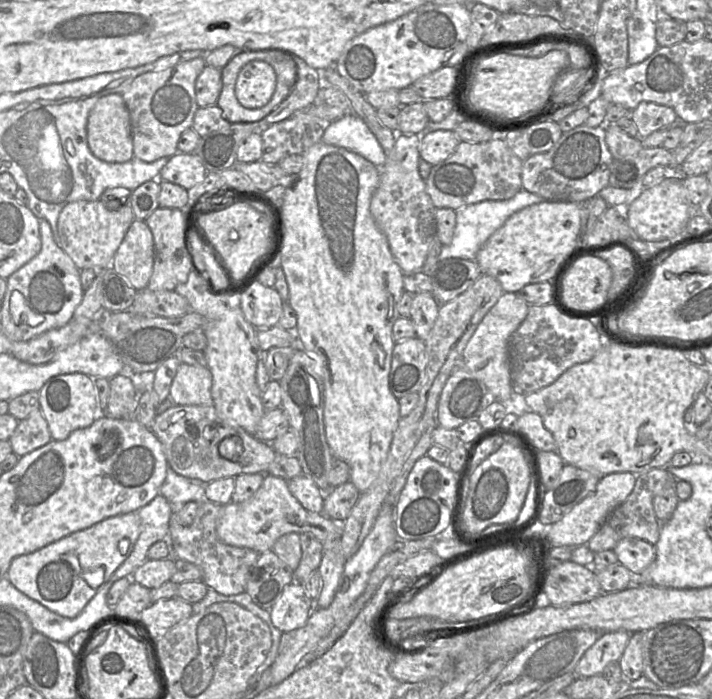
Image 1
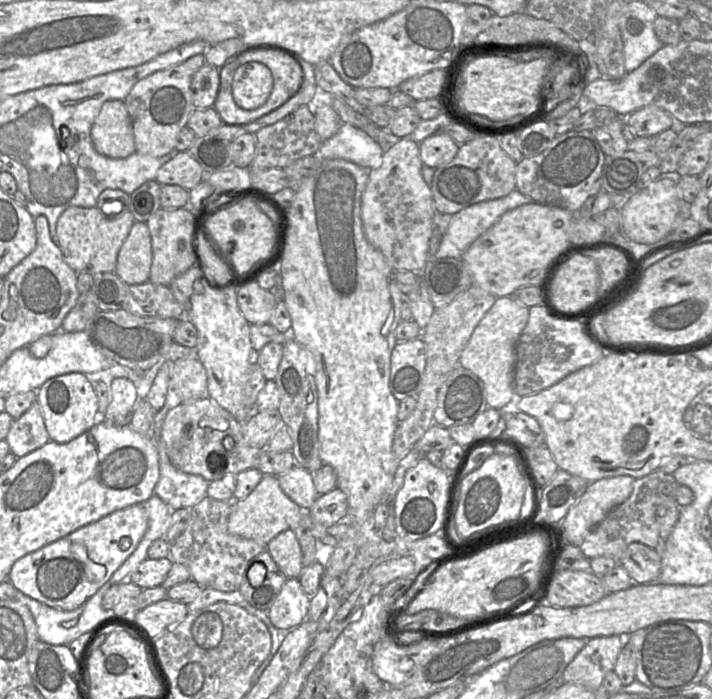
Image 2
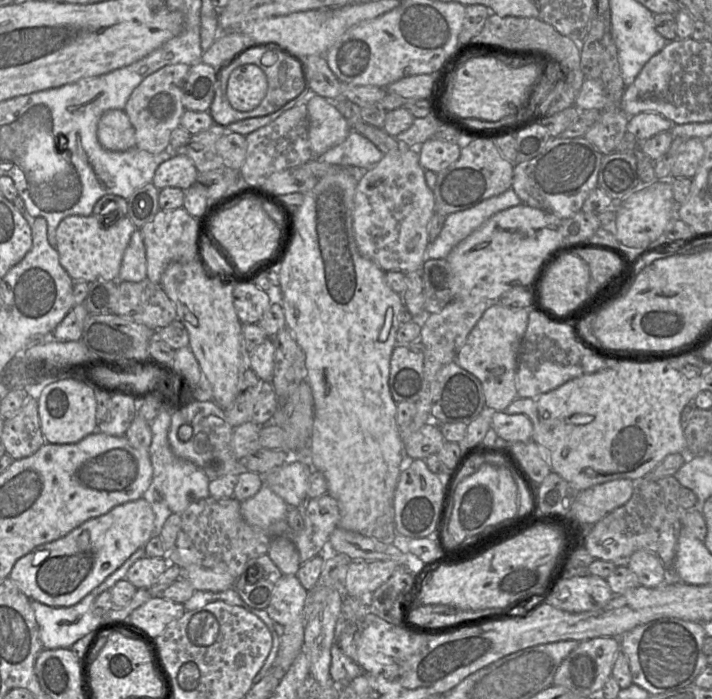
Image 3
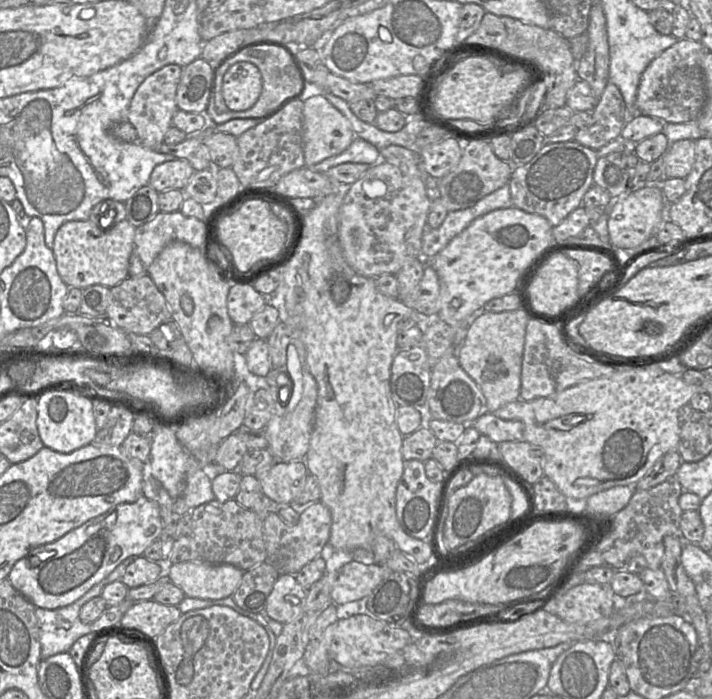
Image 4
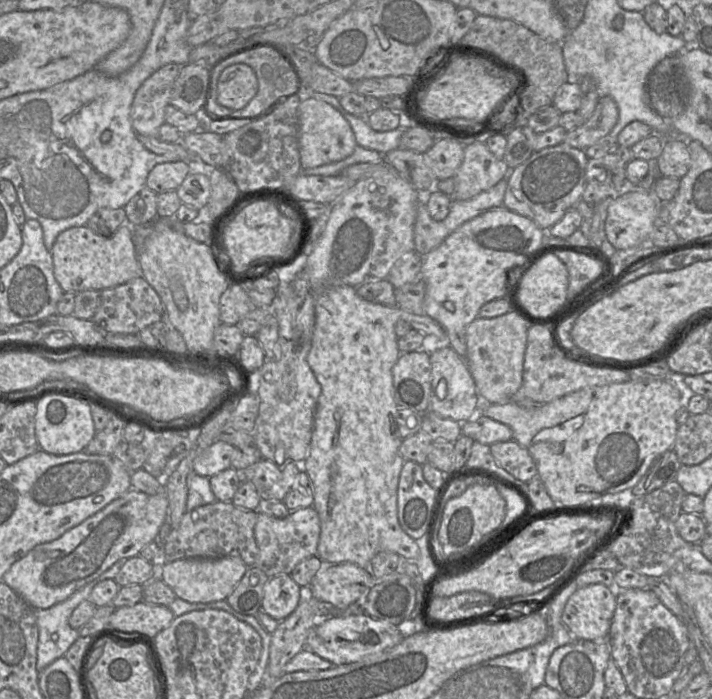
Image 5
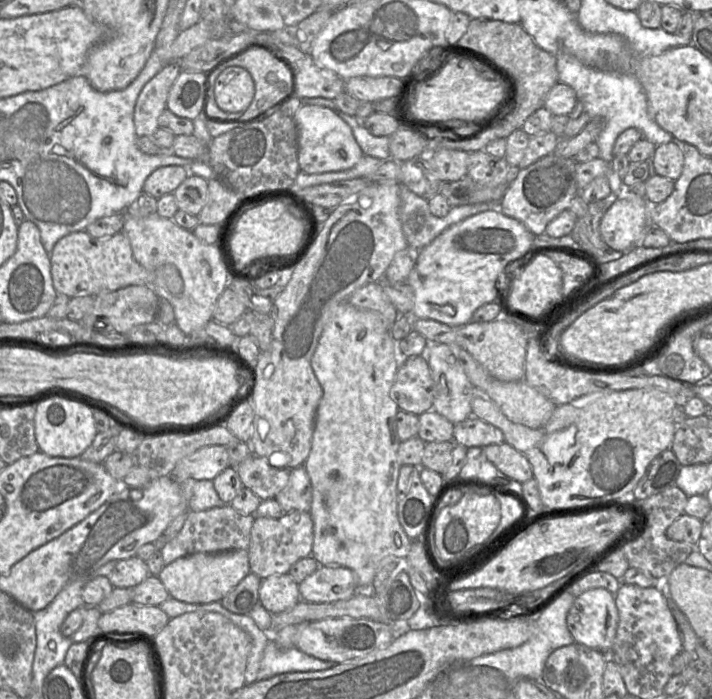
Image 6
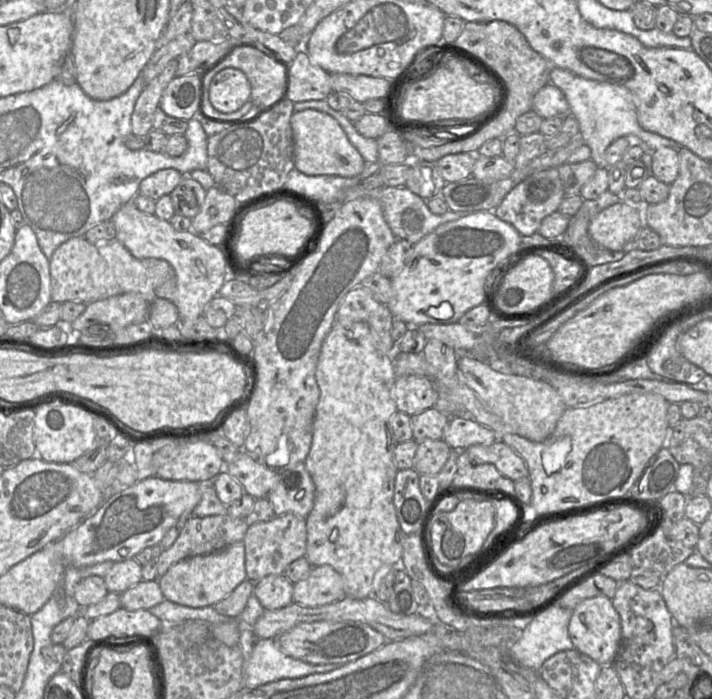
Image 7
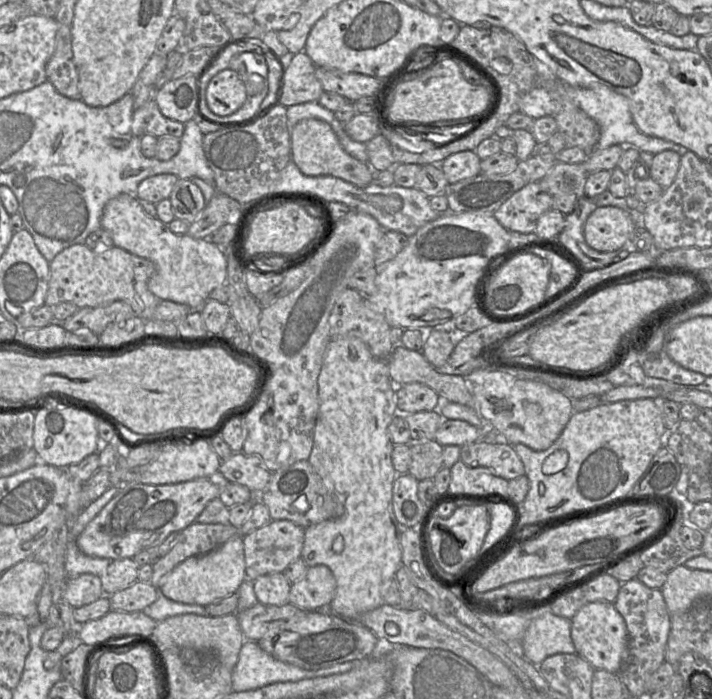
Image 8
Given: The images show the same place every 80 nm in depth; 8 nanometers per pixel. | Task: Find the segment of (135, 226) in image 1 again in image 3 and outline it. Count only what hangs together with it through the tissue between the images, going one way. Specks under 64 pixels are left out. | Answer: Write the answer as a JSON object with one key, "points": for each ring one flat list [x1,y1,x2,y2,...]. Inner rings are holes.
{"points":[[140,229,132,233,123,254,117,281,140,282,147,278,146,250]]}

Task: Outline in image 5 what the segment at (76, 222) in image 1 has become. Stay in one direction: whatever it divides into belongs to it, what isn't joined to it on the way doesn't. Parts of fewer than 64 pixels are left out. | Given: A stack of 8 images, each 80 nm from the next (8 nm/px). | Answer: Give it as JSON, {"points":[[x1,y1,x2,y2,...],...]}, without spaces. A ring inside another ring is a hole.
{"points":[[128,223,110,237,97,235,87,225,64,230,57,236,51,254,54,276,64,292,102,291,142,276,134,245,134,229]]}

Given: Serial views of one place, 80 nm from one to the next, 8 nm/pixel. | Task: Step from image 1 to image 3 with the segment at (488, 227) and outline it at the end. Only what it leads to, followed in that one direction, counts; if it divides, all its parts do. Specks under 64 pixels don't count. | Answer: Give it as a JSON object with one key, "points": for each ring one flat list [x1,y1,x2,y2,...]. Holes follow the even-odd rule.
{"points":[[510,187,475,206,446,216,438,237,429,243,426,259,446,259,452,249,499,211,521,204]]}

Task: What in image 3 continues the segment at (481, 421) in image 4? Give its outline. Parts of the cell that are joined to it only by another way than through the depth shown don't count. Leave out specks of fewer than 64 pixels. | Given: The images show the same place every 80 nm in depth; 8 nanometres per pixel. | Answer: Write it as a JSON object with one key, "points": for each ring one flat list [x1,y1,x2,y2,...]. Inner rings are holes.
{"points":[[495,411,491,418,491,428,507,443,532,440,533,424,526,415]]}

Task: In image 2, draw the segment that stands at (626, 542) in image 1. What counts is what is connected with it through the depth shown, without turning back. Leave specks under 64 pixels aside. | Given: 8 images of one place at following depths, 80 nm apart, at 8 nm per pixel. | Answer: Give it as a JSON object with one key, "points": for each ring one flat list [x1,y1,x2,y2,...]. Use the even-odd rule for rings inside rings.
{"points":[[633,542,627,546,618,564,628,572,633,583,651,583,659,578,661,555,656,549]]}

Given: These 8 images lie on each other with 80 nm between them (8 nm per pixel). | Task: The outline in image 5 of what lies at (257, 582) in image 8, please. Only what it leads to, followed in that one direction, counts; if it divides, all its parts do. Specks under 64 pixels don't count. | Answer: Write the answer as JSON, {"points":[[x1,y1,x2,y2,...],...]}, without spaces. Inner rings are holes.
{"points":[[290,574,270,577,264,586,262,610,280,622,297,609,305,597,305,590]]}

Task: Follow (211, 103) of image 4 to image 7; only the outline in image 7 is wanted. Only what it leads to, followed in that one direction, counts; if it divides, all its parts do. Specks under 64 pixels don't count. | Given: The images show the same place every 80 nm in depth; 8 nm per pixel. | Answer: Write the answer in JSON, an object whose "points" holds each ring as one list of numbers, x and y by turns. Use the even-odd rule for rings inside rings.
{"points":[[251,47,235,49,206,76,204,87,209,86,214,76,225,68,241,70,250,82,252,108,245,117,269,106,280,97,284,70,270,53]]}

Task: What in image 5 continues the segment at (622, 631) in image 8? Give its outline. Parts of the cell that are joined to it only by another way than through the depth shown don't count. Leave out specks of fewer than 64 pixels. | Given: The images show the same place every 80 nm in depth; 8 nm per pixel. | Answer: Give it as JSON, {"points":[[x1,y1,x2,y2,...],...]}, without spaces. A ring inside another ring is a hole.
{"points":[[604,584,578,588,568,599,562,622,574,639,605,640,616,610,616,590]]}

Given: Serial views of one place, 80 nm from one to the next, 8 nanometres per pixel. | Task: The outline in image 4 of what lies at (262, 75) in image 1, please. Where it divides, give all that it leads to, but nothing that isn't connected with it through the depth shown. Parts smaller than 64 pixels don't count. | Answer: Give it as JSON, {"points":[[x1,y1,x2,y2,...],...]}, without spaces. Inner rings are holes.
{"points":[[238,62,226,71,221,94,231,111,246,111,258,100,262,90,262,76,251,62]]}

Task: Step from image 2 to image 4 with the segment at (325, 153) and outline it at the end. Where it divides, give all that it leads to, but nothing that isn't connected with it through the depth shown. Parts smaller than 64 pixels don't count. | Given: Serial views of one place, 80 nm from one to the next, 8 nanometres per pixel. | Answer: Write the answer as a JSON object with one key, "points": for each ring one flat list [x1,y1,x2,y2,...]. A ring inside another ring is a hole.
{"points":[[355,137,350,146,341,154,327,158,309,168,313,172,323,173,343,163,361,163,372,166,380,160,379,149,363,139]]}

